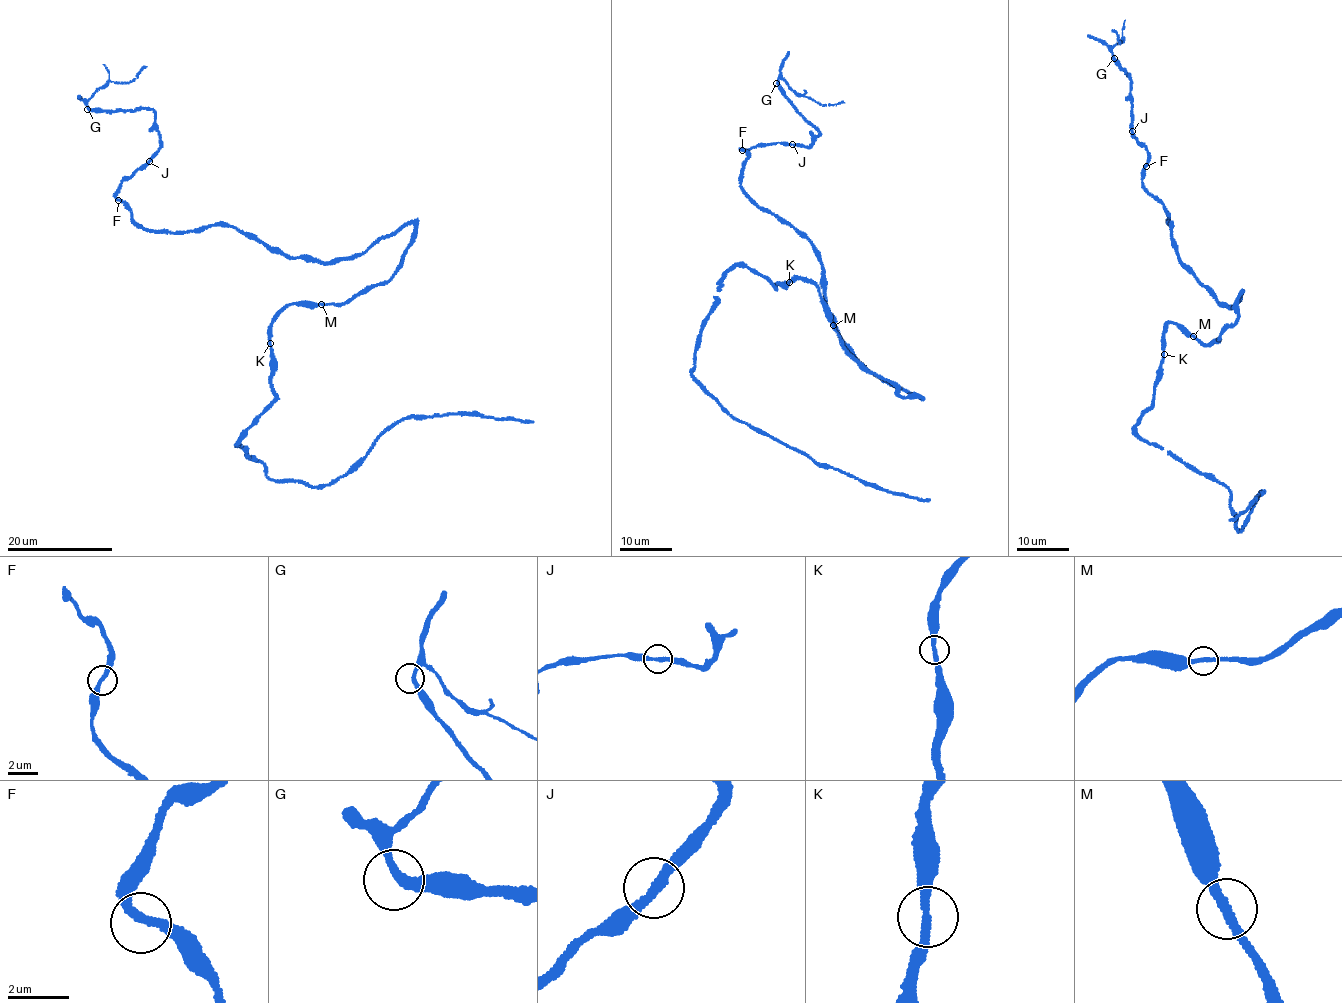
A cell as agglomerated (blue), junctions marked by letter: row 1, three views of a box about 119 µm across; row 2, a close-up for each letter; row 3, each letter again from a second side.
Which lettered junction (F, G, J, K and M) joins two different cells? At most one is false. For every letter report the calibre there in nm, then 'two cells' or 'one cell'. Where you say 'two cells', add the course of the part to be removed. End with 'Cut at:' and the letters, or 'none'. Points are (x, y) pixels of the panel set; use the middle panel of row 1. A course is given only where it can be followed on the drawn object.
F: calibre 260 nm; one cell
G: calibre 280 nm; one cell
J: calibre 280 nm; one cell
K: calibre 280 nm; one cell
M: calibre 280 nm; one cell
Cut at: none

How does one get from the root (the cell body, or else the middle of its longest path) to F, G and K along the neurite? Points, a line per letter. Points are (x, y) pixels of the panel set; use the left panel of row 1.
F: (387, 281), (401, 264), (412, 223), (362, 253), (318, 263), (274, 252), (232, 226), (151, 232), (118, 200)
G: (387, 281), (412, 223), (318, 263), (232, 226), (138, 226), (116, 191), (160, 147), (154, 112), (87, 109)
K: (387, 281), (367, 288), (340, 305), (307, 307), (291, 305), (272, 324), (270, 344)

